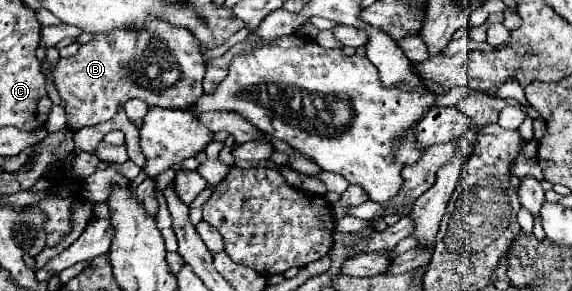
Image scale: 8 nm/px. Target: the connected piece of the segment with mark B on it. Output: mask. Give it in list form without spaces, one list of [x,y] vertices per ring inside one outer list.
[[[152,17],[152,21],[148,21],[148,25],[140,29],[140,33],[136,33],[136,29],[112,29],[112,33],[104,33],[104,37],[92,37],[90,43],[80,45],[76,55],[60,59],[56,67],[50,67],[44,61],[42,71],[52,73],[54,77],[56,89],[66,103],[66,117],[70,121],[68,125],[80,129],[112,119],[118,113],[118,109],[134,97],[142,99],[146,105],[174,109],[184,109],[196,103],[198,97],[202,97],[204,93],[202,79],[206,73],[206,65],[200,43],[196,41],[196,37],[192,37],[192,33],[188,33],[188,29],[176,29],[176,25],[168,25],[166,21],[156,21],[156,17]]]

